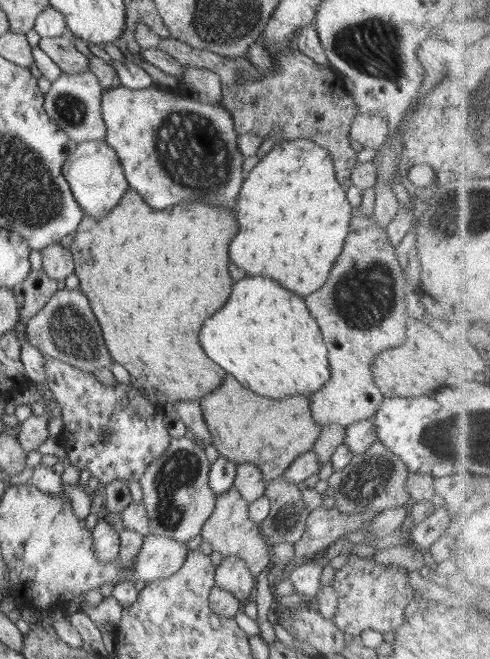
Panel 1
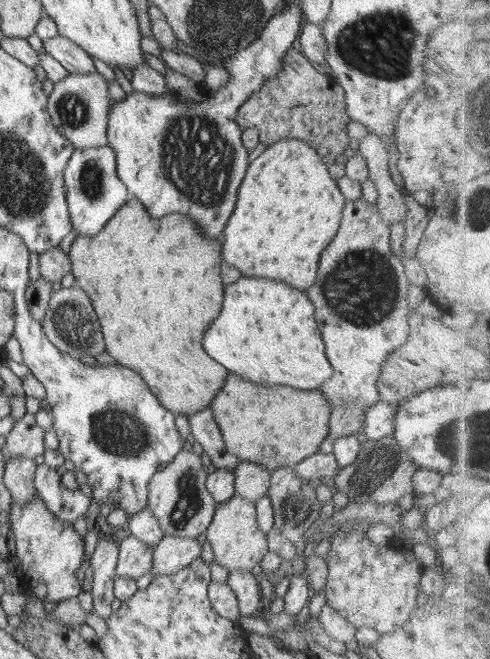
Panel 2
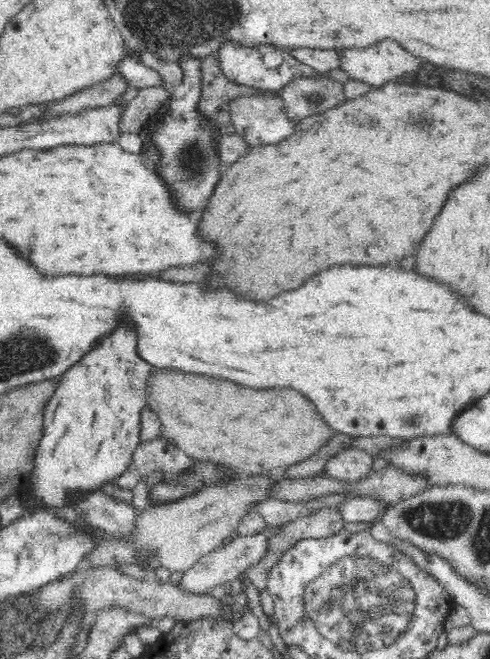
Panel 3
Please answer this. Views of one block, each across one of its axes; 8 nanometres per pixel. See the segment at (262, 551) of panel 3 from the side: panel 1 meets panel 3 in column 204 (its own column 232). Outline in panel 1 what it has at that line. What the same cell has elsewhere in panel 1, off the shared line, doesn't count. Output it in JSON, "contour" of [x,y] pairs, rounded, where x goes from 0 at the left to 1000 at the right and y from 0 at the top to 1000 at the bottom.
{"contour":[[[463,844],[439,862],[439,889],[480,901],[486,909],[512,909],[520,901],[522,877],[488,844]]]}

